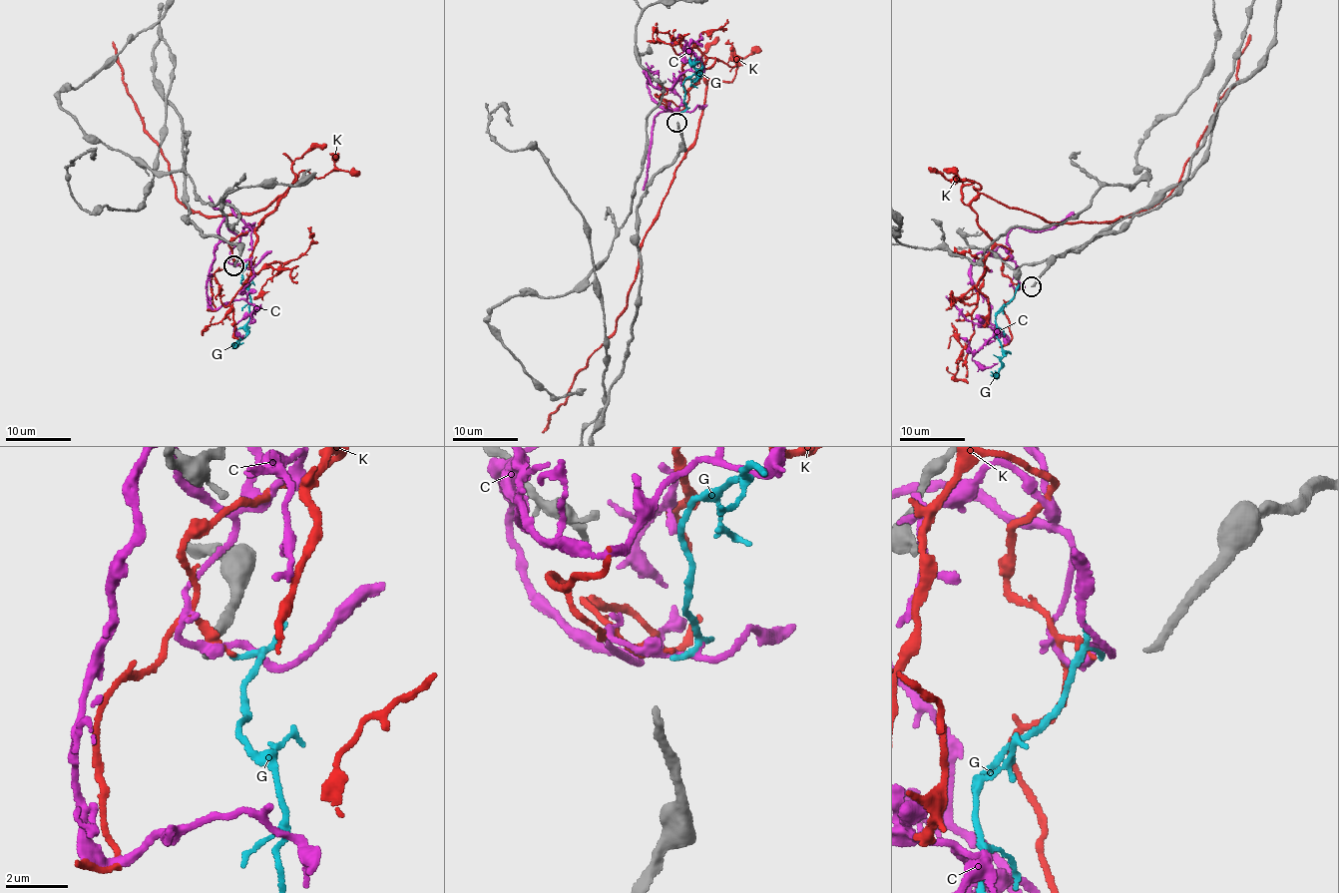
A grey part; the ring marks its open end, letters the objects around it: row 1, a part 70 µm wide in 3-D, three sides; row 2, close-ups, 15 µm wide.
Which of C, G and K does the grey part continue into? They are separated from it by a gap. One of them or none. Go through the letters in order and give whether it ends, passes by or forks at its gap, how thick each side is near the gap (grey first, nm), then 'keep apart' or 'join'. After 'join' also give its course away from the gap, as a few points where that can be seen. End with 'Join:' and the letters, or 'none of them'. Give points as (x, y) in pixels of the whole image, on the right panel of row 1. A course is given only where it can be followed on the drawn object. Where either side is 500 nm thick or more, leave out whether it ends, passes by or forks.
C: it passes by; 260 nm thick on the grey side, 280 nm on the other; keep apart
G: it ends there; 260 nm thick on the grey side, 170 nm on the other; keep apart
K: it ends there; 260 nm thick on the grey side, 360 nm on the other; keep apart
Join: none of them

